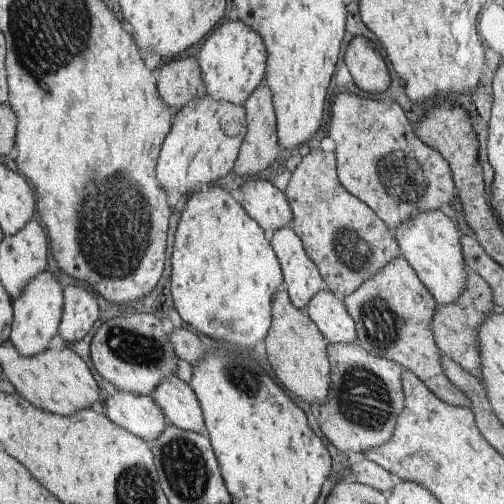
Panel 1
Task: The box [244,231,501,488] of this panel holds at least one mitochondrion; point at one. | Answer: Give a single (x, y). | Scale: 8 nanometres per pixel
(364, 399)

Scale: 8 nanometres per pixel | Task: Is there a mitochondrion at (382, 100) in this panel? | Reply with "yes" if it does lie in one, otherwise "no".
no

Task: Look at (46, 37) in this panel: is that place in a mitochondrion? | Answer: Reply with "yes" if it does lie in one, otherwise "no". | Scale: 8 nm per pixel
yes

